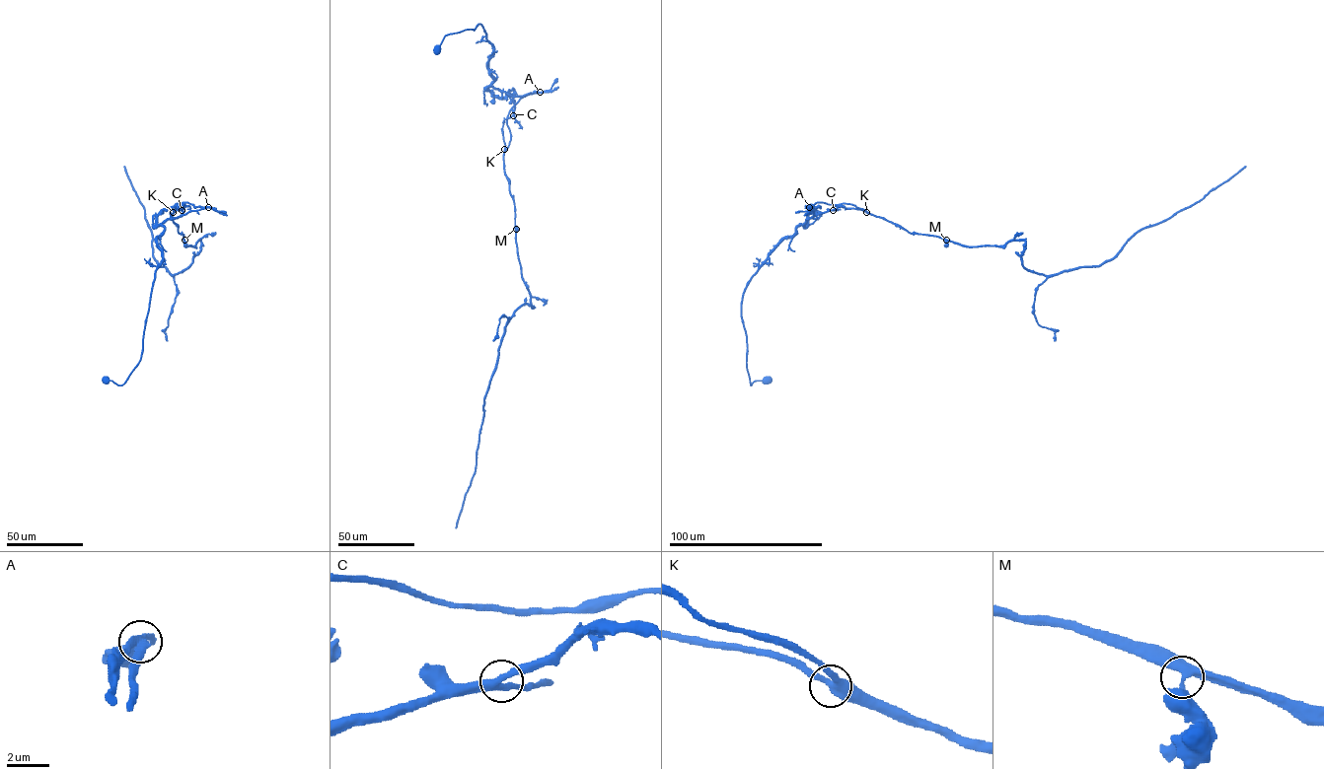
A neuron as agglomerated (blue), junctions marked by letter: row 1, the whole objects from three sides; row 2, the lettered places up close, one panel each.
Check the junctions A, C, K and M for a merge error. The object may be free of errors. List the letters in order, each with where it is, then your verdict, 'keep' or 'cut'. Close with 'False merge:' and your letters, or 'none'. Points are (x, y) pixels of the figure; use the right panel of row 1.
A: place (809, 207); cut
C: place (833, 210); keep
K: place (866, 212); keep
M: place (946, 240); keep
False merge: A

